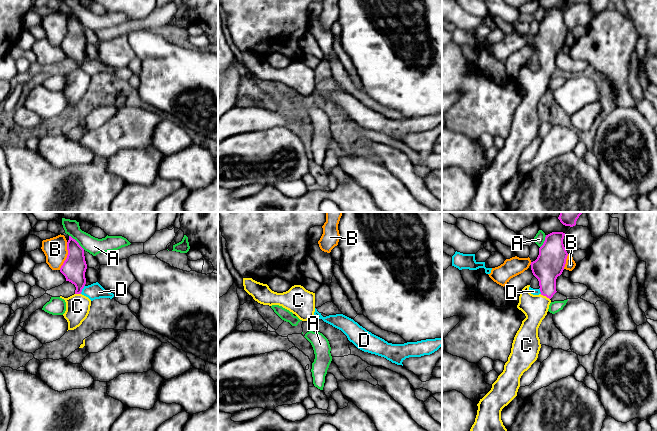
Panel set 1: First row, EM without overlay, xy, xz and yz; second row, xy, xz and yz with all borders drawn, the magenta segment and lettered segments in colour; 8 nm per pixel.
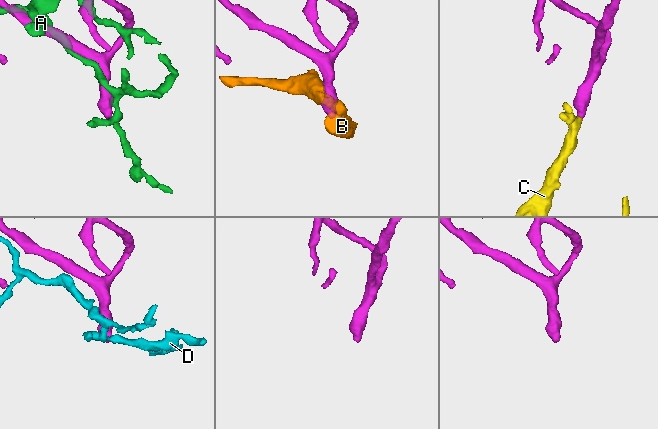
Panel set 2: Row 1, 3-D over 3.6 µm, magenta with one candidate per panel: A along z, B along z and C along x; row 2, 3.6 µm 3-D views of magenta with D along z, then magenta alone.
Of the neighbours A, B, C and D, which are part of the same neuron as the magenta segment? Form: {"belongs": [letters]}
{"belongs": ["C"]}

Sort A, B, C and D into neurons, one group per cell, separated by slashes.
A / B / C / D

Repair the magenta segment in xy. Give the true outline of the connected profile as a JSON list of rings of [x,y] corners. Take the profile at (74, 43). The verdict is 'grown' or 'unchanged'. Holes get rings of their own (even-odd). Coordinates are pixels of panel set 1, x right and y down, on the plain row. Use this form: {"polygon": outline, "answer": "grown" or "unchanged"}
{"polygon": [[[69,12],[67,26],[68,31],[60,44],[60,48],[65,52],[66,57],[75,61],[76,66],[74,71],[68,74],[60,72],[60,74],[66,78],[66,87],[63,92],[68,98],[68,106],[74,106],[87,94],[91,76],[81,70],[86,60],[85,48],[87,40],[84,25],[75,15]]], "answer": "grown"}

